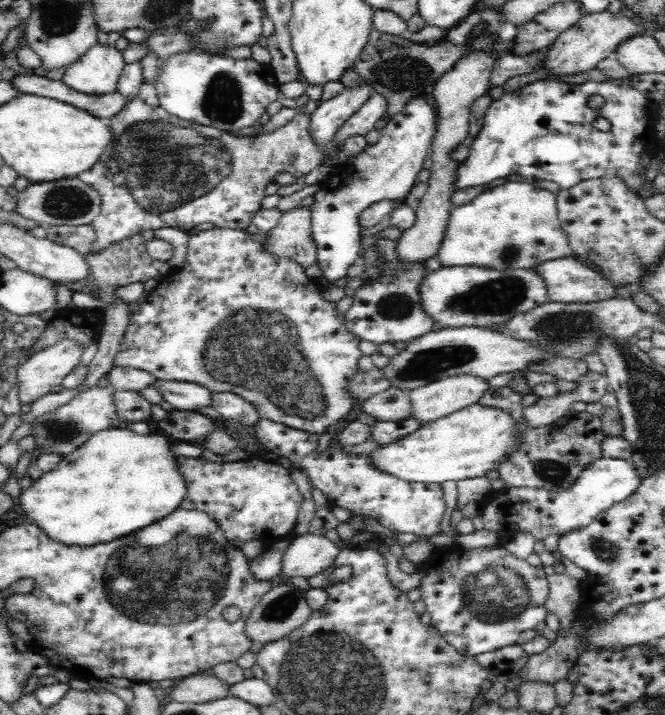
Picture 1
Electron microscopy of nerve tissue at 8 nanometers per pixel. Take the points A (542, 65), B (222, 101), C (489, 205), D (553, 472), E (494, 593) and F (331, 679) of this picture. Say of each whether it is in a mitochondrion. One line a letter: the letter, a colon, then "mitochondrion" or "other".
A: other
B: mitochondrion
C: other
D: mitochondrion
E: mitochondrion
F: mitochondrion

